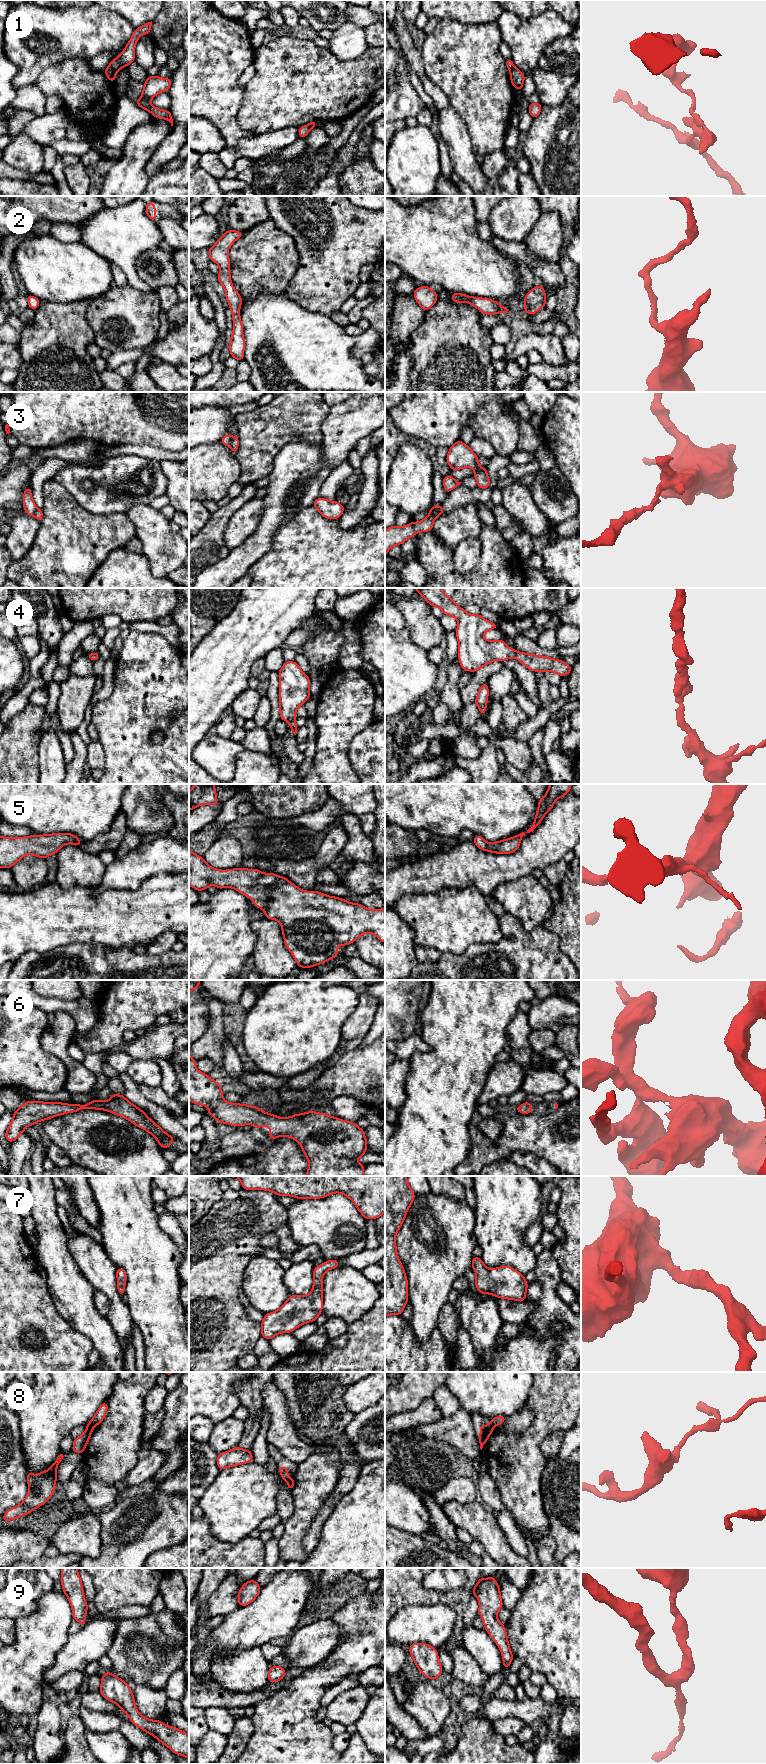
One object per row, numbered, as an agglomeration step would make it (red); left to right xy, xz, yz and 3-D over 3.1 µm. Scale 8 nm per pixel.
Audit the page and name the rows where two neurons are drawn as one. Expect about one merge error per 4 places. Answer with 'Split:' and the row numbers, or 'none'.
Split: 1, 3, 8

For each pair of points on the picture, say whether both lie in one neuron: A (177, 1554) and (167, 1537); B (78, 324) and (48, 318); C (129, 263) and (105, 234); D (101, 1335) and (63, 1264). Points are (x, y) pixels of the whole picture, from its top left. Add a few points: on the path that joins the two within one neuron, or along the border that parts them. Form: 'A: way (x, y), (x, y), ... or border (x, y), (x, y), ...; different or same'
A: border (178, 1544), (158, 1549), (150, 1555); different
B: way (71, 324), (55, 324); same
C: way (124, 256), (123, 252), (112, 241); same
D: way (85, 1317), (78, 1309), (65, 1282); same

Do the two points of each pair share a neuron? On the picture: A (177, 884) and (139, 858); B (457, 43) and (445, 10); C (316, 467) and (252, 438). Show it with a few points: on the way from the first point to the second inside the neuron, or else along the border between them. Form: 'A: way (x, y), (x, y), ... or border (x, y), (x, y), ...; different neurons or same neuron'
A: border (178, 873), (156, 873), (148, 877), (140, 885); different neurons
B: border (439, 20), (454, 19), (461, 23), (471, 24); different neurons
C: border (299, 438), (288, 441), (278, 451), (270, 472); different neurons

